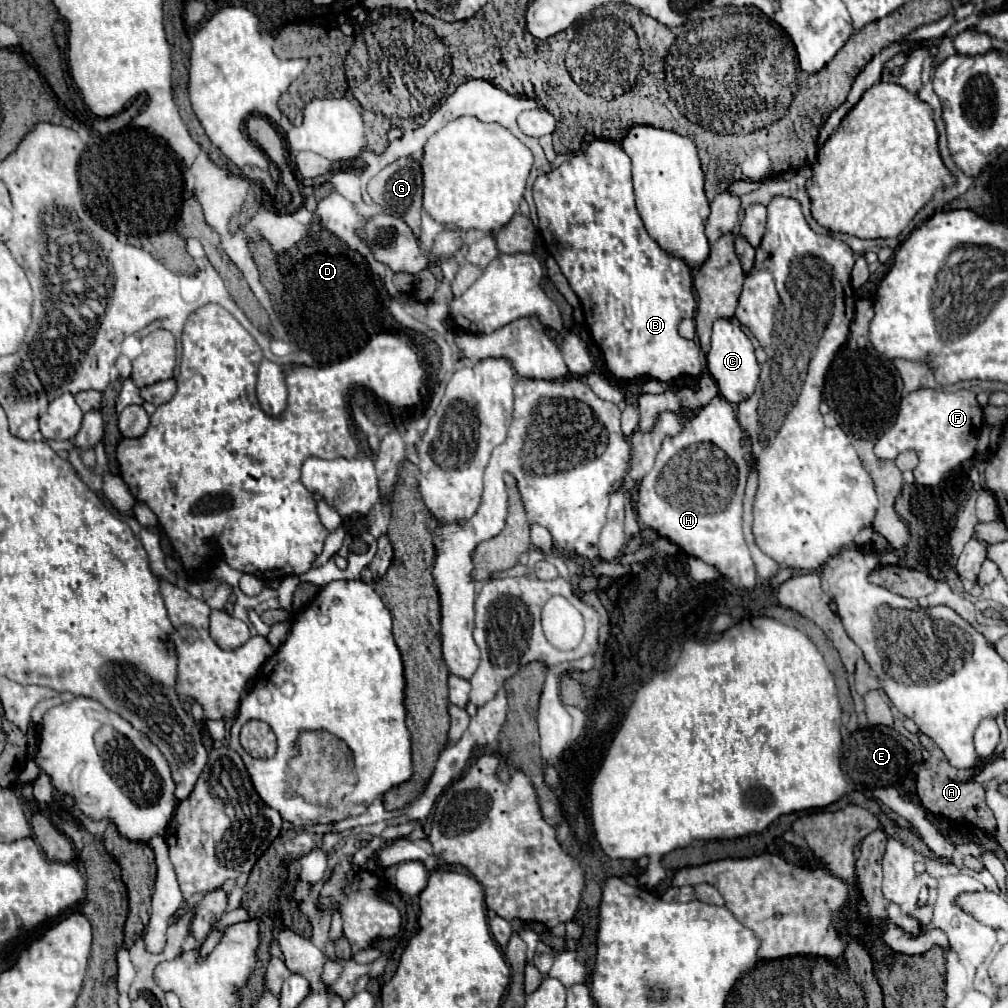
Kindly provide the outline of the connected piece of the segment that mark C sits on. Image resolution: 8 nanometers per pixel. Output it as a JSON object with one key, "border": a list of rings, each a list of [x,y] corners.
{"border":[[[718,318],[714,322],[712,346],[706,354],[706,360],[708,360],[708,370],[720,388],[720,394],[728,402],[740,404],[742,400],[746,400],[754,392],[756,382],[758,382],[758,374],[760,374],[760,366],[754,356],[754,346],[752,346],[750,338],[744,334],[744,330],[740,328],[740,322],[734,322],[728,318]]]}

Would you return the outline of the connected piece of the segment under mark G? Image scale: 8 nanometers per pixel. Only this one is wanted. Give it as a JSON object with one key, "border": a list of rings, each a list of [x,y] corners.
{"border":[[[400,158],[396,162],[392,162],[390,166],[386,166],[384,170],[380,170],[370,182],[368,182],[368,194],[370,198],[384,208],[384,212],[402,218],[412,232],[416,234],[416,238],[420,240],[420,210],[422,210],[422,172],[420,172],[420,164],[412,158]]]}

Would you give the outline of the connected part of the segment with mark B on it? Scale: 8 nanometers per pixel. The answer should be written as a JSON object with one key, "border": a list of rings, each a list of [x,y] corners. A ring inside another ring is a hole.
{"border":[[[594,140],[584,152],[574,154],[552,172],[538,176],[532,186],[532,196],[544,246],[558,262],[582,306],[590,308],[594,318],[594,326],[590,326],[592,336],[602,348],[608,370],[616,378],[634,380],[644,376],[660,382],[672,382],[680,376],[700,376],[700,346],[692,340],[684,340],[676,330],[680,320],[692,318],[696,310],[692,272],[682,258],[668,254],[648,236],[634,206],[630,170],[630,158],[620,144],[610,140]]]}

